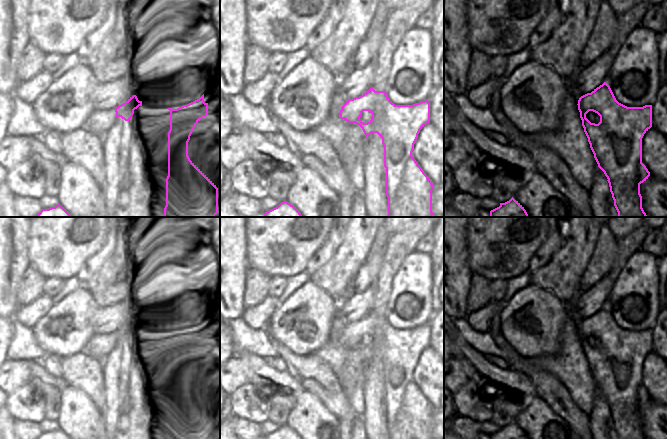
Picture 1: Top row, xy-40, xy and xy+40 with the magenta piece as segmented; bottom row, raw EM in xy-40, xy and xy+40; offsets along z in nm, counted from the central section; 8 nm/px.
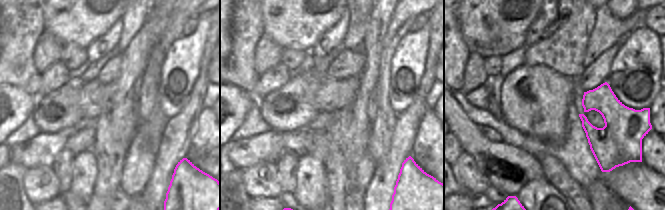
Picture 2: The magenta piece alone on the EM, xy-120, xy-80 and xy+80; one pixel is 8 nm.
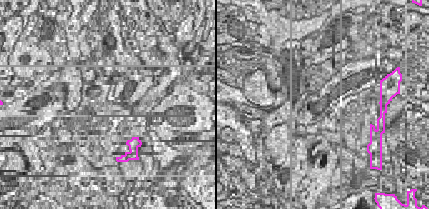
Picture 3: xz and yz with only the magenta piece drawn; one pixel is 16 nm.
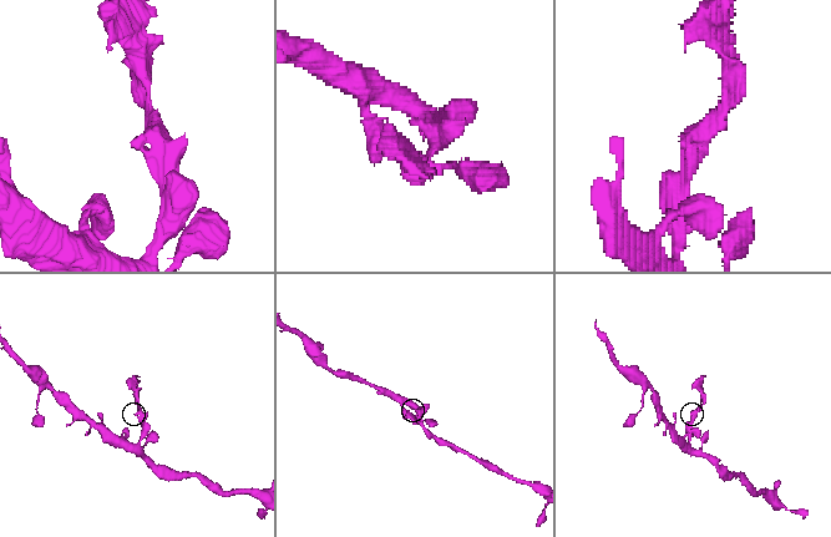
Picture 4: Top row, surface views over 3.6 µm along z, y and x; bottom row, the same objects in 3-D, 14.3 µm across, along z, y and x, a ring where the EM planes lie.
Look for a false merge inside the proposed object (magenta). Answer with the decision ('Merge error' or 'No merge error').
Merge error.

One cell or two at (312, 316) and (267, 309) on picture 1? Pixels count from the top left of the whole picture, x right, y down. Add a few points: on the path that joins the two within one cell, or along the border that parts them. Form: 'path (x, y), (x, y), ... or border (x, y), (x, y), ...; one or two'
border (278, 305), (266, 325); two

